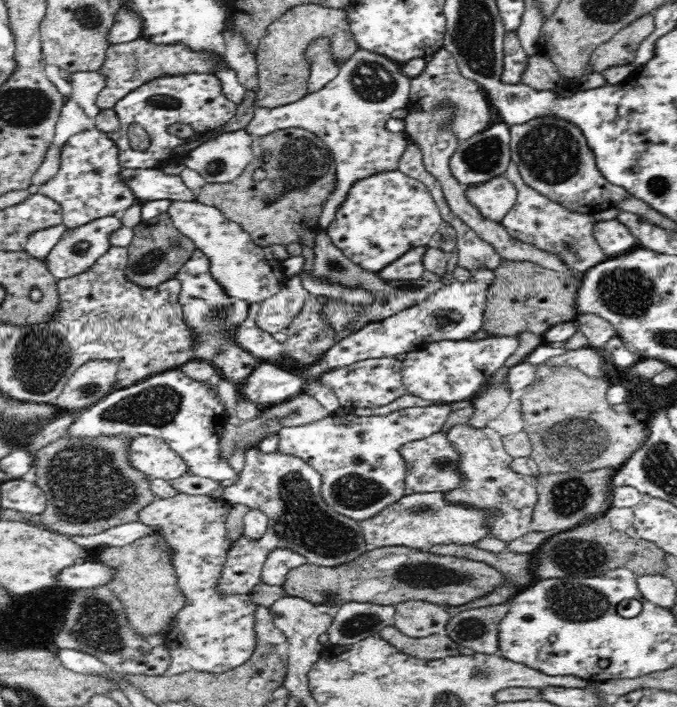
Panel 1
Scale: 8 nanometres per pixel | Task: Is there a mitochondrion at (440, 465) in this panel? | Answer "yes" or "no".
yes

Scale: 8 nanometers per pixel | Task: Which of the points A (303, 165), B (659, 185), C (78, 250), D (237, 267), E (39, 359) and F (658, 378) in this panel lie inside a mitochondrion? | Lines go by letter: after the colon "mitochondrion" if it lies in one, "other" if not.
A: mitochondrion
B: mitochondrion
C: other
D: other
E: mitochondrion
F: other

